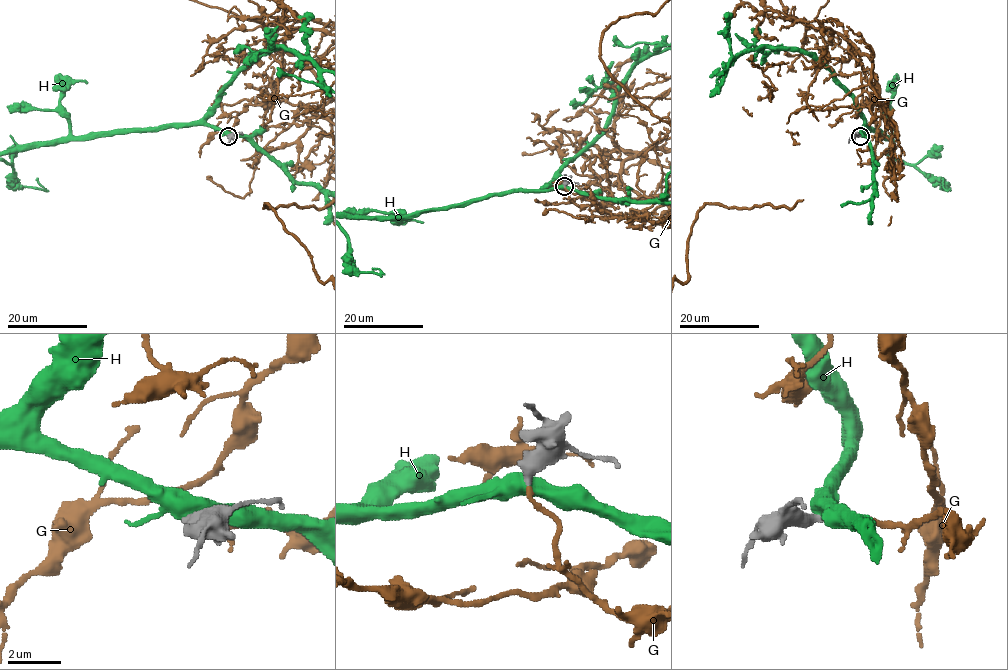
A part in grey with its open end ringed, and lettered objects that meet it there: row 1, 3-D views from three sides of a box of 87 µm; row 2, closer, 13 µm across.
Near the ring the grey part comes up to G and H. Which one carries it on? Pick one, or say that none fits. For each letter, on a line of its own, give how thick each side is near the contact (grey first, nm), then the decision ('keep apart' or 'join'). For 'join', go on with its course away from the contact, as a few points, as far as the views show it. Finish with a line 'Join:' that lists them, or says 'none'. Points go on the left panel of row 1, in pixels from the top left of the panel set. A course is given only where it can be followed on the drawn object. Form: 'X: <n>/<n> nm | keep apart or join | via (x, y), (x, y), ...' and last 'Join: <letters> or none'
G: 440/180 nm | join
H: 480/550 nm | keep apart
Join: G

